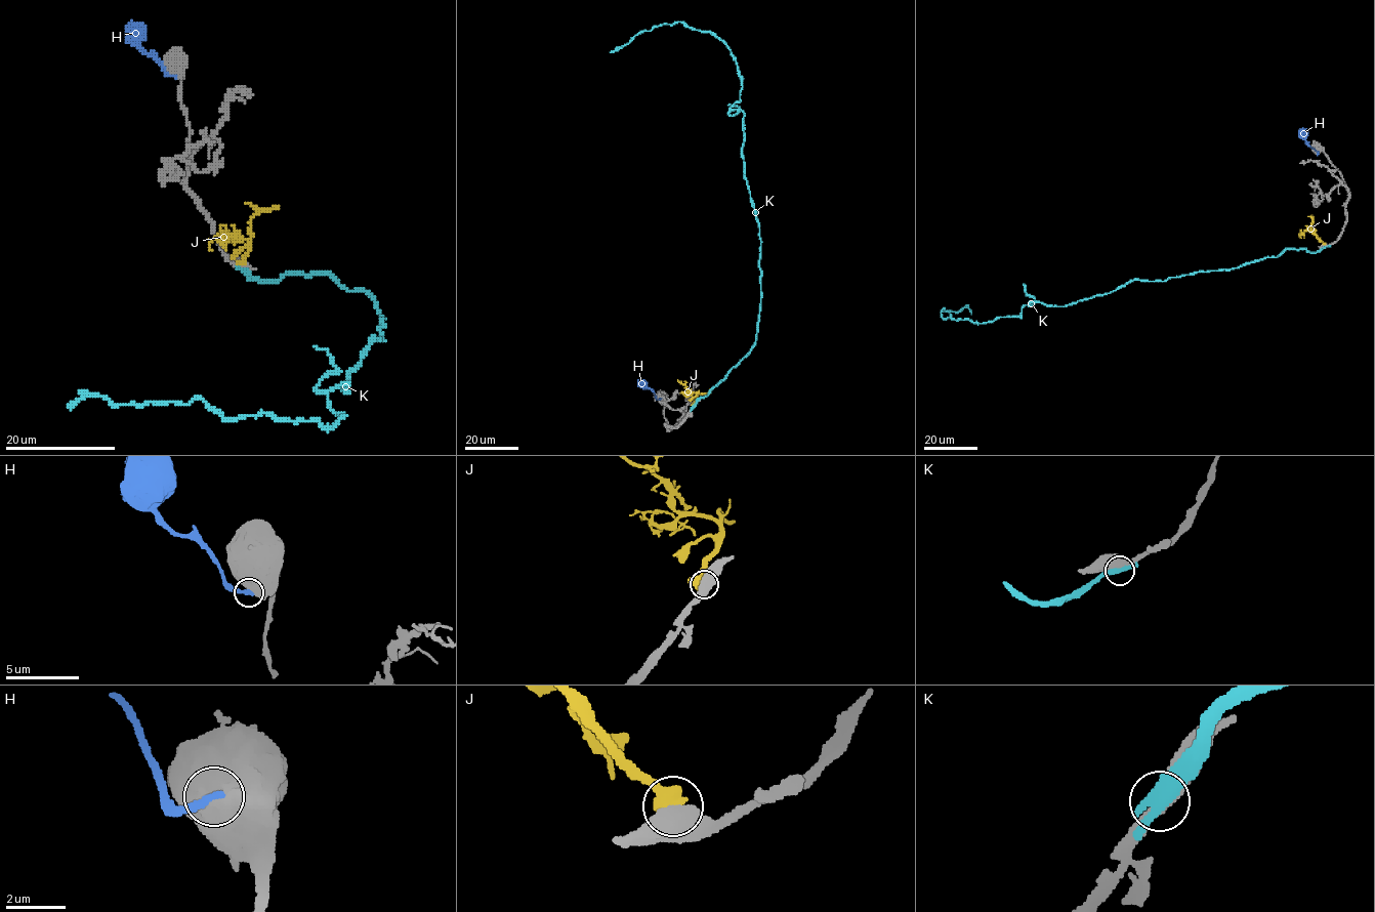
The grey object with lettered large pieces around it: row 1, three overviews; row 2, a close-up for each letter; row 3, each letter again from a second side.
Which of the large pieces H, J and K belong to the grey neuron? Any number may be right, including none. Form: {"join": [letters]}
{"join": ["J"]}

